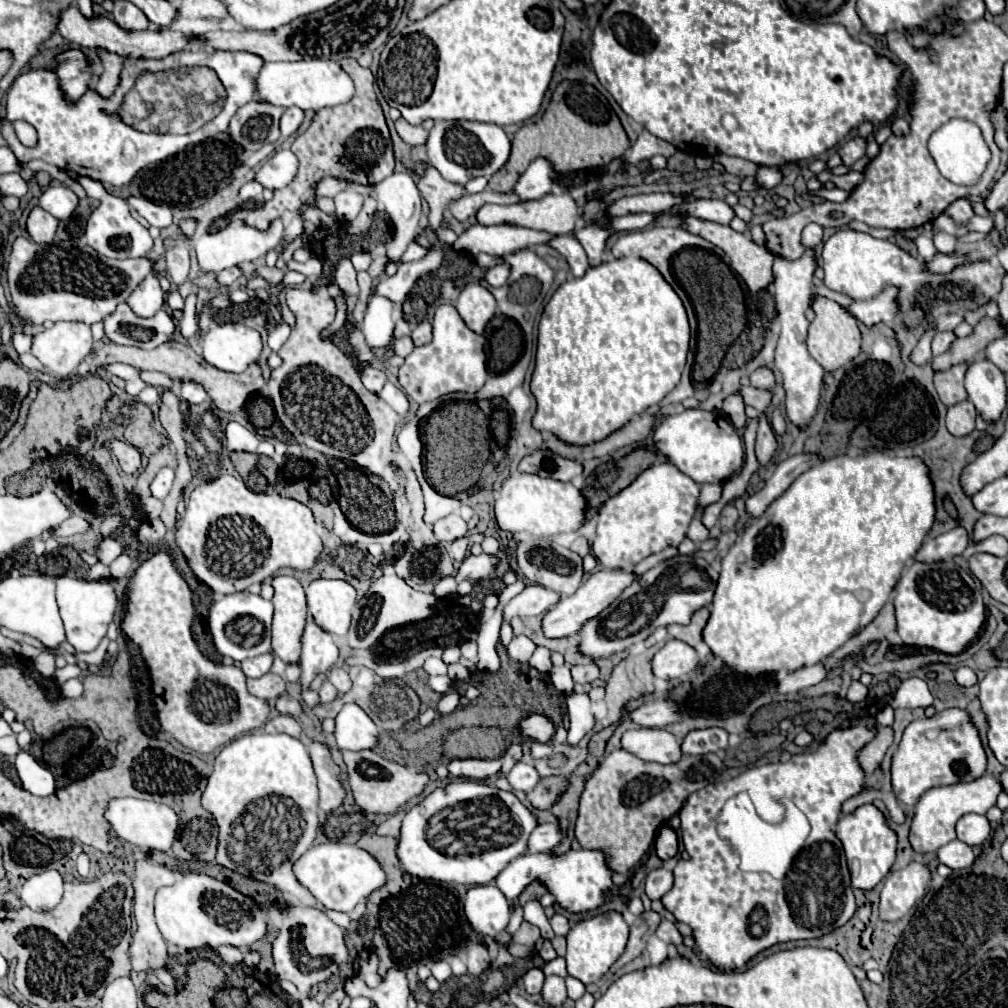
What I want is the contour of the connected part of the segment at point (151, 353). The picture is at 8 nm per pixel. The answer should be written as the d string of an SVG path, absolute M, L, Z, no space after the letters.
M106 340L104 344L100 344L92 354L88 354L82 364L76 368L74 376L82 378L86 374L92 374L96 370L100 370L106 364L114 364L114 362L122 362L122 364L130 364L138 370L158 370L168 374L172 380L180 382L180 380L194 380L198 384L204 386L204 390L208 392L208 396L212 398L212 402L216 404L218 410L228 412L228 414L244 414L246 416L246 402L260 394L264 396L264 378L262 372L258 368L258 364L250 364L250 368L242 374L230 374L230 372L222 372L218 368L214 368L212 364L206 364L206 360L196 354L188 344L180 344L180 342L166 342L154 350L142 350L142 348L134 348L134 346L122 346L122 344L114 344L110 340Z

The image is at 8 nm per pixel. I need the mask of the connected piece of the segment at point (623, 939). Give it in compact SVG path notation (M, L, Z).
M606 912L606 914L596 914L588 920L578 922L566 936L568 940L568 950L566 950L566 964L568 964L568 974L582 984L594 984L598 982L610 966L624 954L626 944L628 944L628 924L622 920L618 912Z

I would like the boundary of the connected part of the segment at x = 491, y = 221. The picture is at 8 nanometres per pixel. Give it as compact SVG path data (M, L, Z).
M546 194L544 198L522 202L522 204L512 204L512 206L486 204L480 208L476 218L478 218L478 224L484 224L484 226L514 224L514 226L526 226L534 230L546 230L550 234L570 234L576 226L576 220L580 218L580 212L570 194Z

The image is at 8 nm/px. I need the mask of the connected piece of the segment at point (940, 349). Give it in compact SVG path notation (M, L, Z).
M938 332L938 334L932 338L932 354L934 354L934 356L940 356L940 354L948 352L954 340L956 340L956 334L954 334L954 332Z

